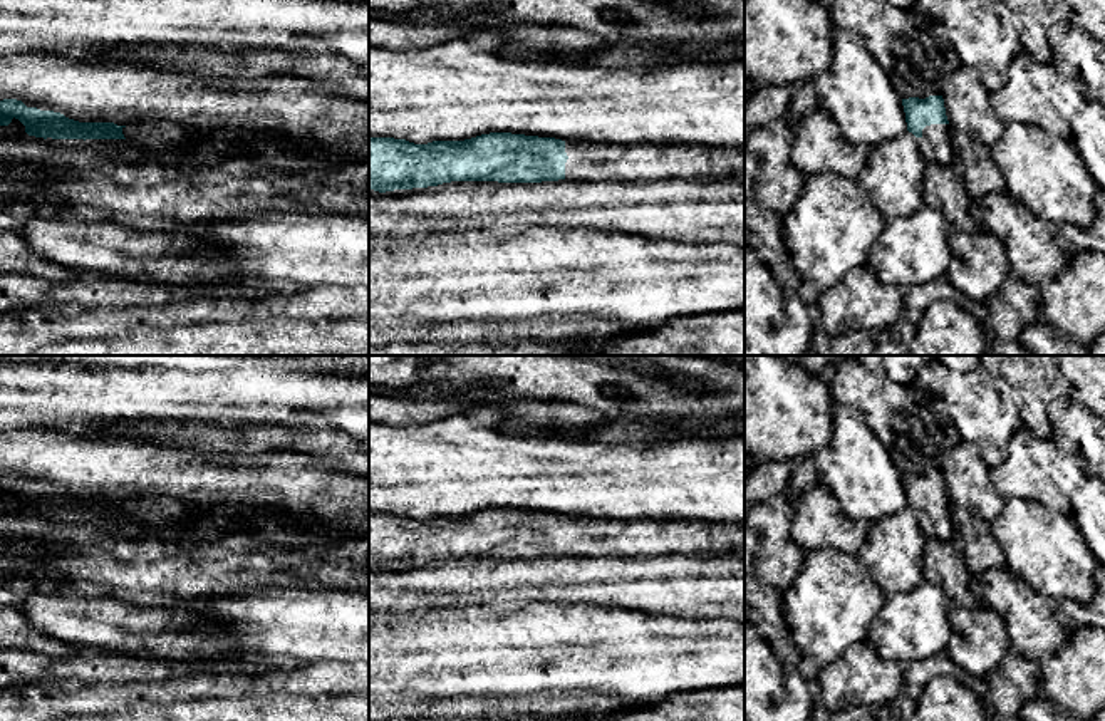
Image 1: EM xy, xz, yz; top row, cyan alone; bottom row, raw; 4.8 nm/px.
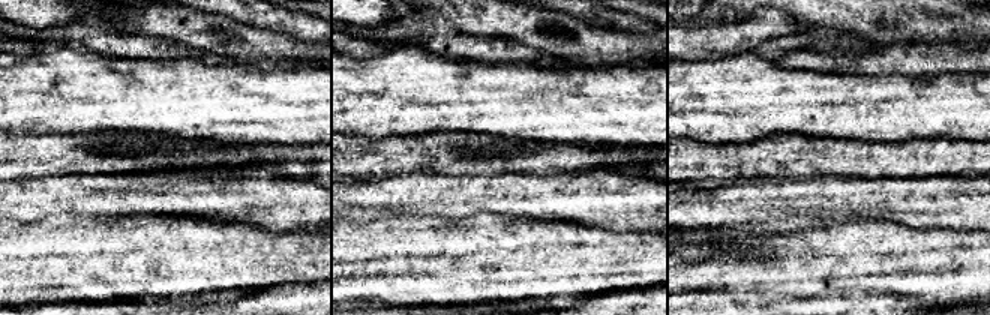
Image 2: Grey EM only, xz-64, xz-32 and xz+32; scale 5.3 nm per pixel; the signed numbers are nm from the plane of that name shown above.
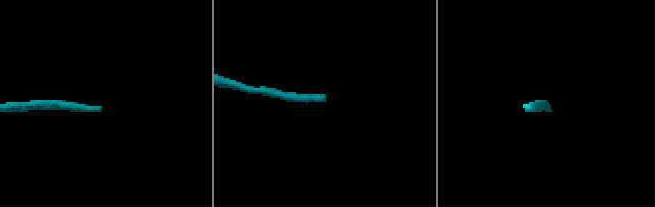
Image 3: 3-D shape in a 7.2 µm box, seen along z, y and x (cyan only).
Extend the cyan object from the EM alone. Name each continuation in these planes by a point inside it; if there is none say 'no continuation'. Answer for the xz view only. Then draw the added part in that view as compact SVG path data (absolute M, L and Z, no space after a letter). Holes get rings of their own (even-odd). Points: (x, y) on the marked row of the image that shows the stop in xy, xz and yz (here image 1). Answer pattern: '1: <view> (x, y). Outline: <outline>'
1: xz (587, 161). Outline: M565 141L565 153L565 181L744 178L744 146Z

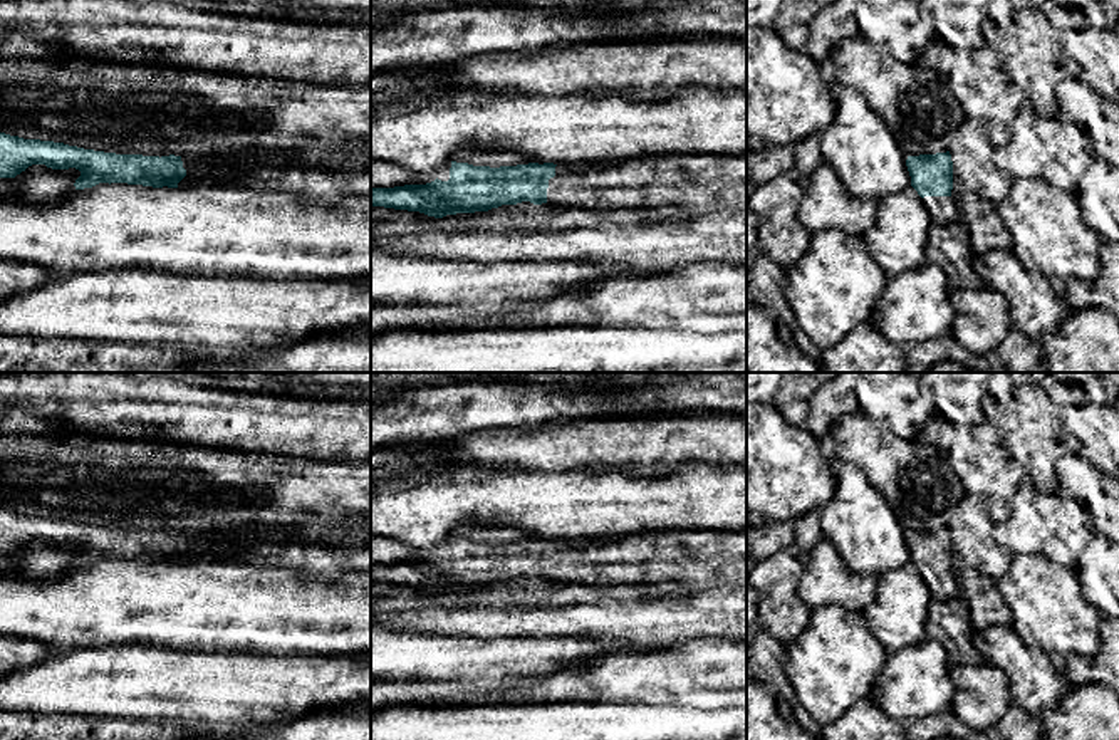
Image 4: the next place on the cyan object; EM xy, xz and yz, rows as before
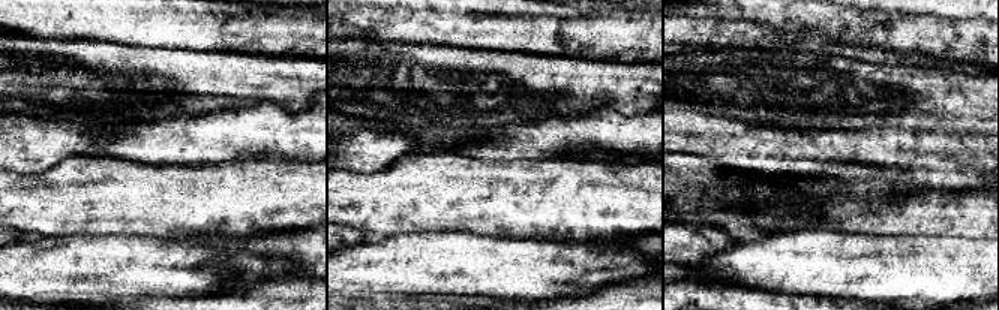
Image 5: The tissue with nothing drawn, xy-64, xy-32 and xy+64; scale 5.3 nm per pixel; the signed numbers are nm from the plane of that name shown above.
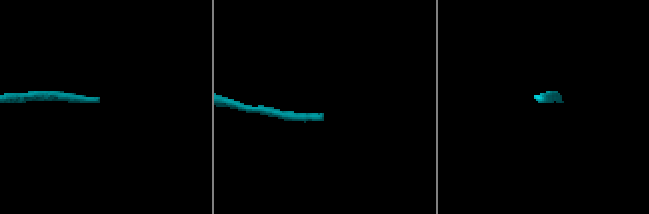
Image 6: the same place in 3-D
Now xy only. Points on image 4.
1: xy (327, 187). Outline: M196 154L181 156L186 176L183 183L205 180L206 185L238 185L250 190L270 190L304 198L320 205L337 205L349 196L371 196L371 169L325 169L289 166L257 166L240 173L228 156Z

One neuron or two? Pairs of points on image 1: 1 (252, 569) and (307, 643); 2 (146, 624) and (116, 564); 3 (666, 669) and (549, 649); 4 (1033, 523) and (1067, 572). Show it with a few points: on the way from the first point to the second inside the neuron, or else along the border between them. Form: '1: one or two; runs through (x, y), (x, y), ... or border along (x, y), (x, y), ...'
1: two; border along (309, 591), (264, 589), (230, 596)
2: two; border along (108, 594), (141, 606), (175, 607)
3: one; runs through (638, 654), (614, 649), (577, 649)
4: one; runs through (1033, 535), (1055, 560)

